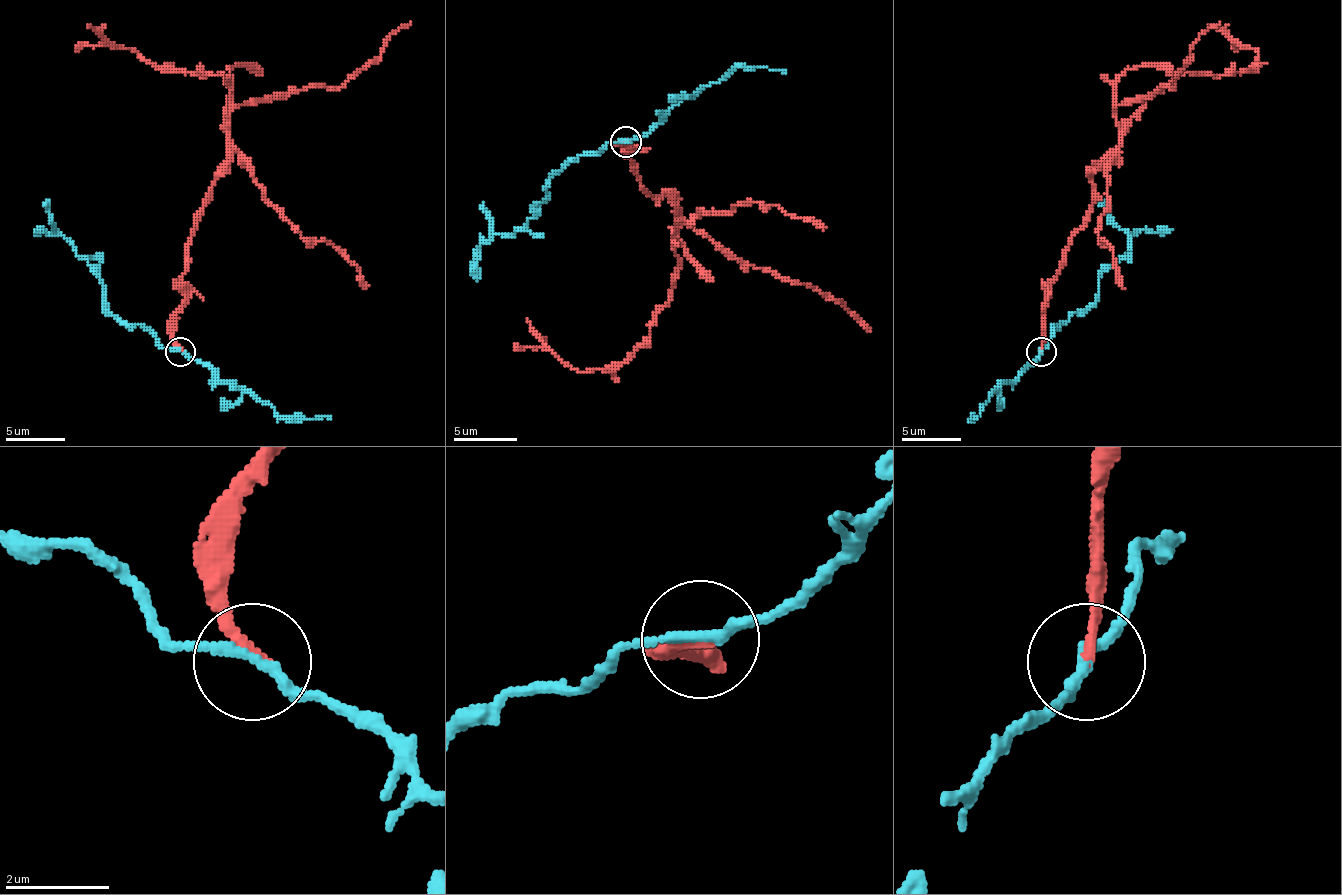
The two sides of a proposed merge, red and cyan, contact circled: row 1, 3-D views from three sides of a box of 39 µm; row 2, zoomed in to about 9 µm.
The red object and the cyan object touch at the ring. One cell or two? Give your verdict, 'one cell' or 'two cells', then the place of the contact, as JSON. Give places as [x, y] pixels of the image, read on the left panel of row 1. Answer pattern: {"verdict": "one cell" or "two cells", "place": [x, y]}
{"verdict": "two cells", "place": [180, 351]}

